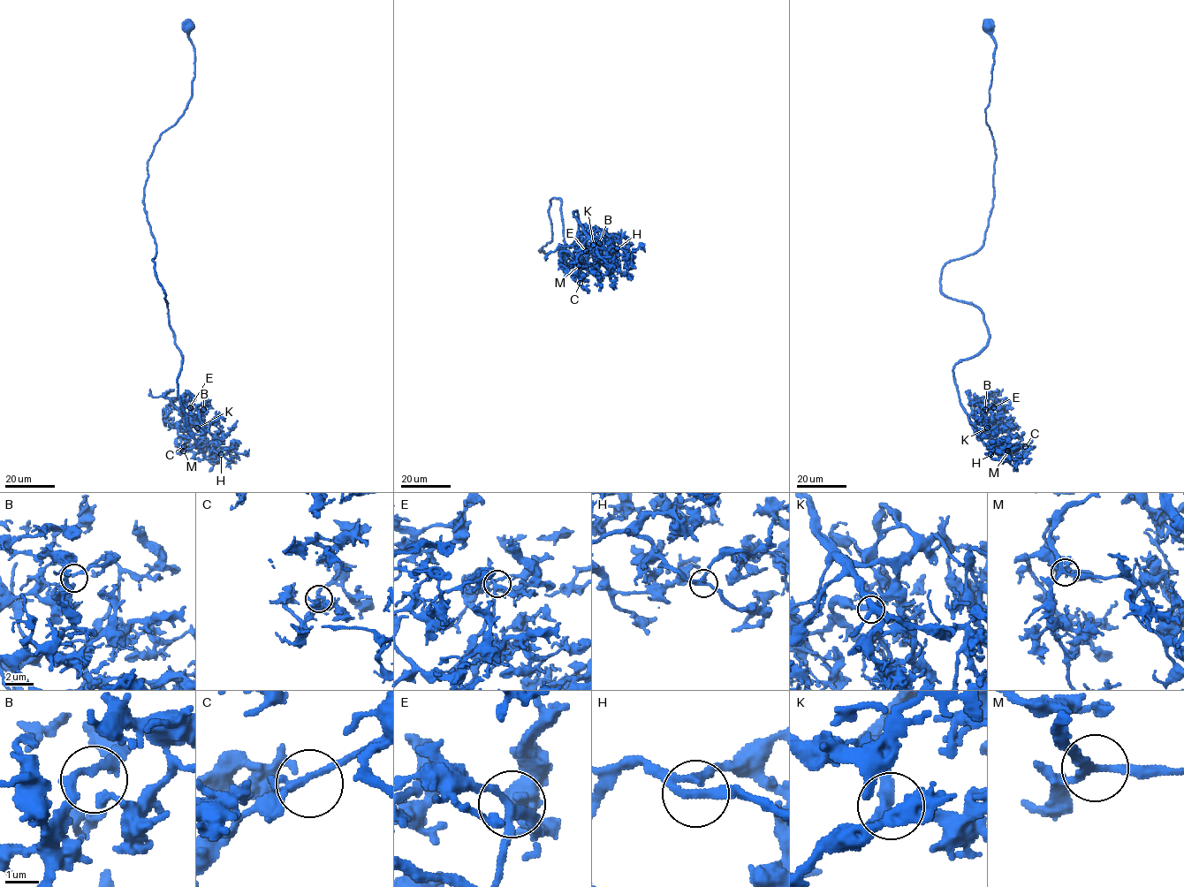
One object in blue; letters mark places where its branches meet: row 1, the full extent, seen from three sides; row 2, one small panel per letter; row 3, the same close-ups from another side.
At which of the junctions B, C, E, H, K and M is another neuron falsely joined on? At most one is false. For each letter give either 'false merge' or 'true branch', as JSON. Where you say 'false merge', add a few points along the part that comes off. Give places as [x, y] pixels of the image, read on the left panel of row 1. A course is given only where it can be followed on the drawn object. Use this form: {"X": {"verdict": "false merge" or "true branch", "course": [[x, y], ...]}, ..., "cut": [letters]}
{"B": {"verdict": "true branch"}, "C": {"verdict": "true branch"}, "E": {"verdict": "true branch"}, "H": {"verdict": "true branch"}, "K": {"verdict": "true branch"}, "M": {"verdict": "true branch"}, "cut": []}

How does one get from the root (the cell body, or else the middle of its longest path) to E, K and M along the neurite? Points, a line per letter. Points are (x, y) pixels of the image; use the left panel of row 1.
E: (188, 25), (191, 99), (154, 147), (143, 203), (182, 354), (179, 402), (201, 434), (190, 407)
K: (188, 25), (191, 99), (154, 147), (143, 203), (182, 354), (179, 402), (197, 428)
M: (188, 25), (191, 99), (154, 147), (143, 200), (182, 354), (178, 397), (197, 444), (183, 451)

